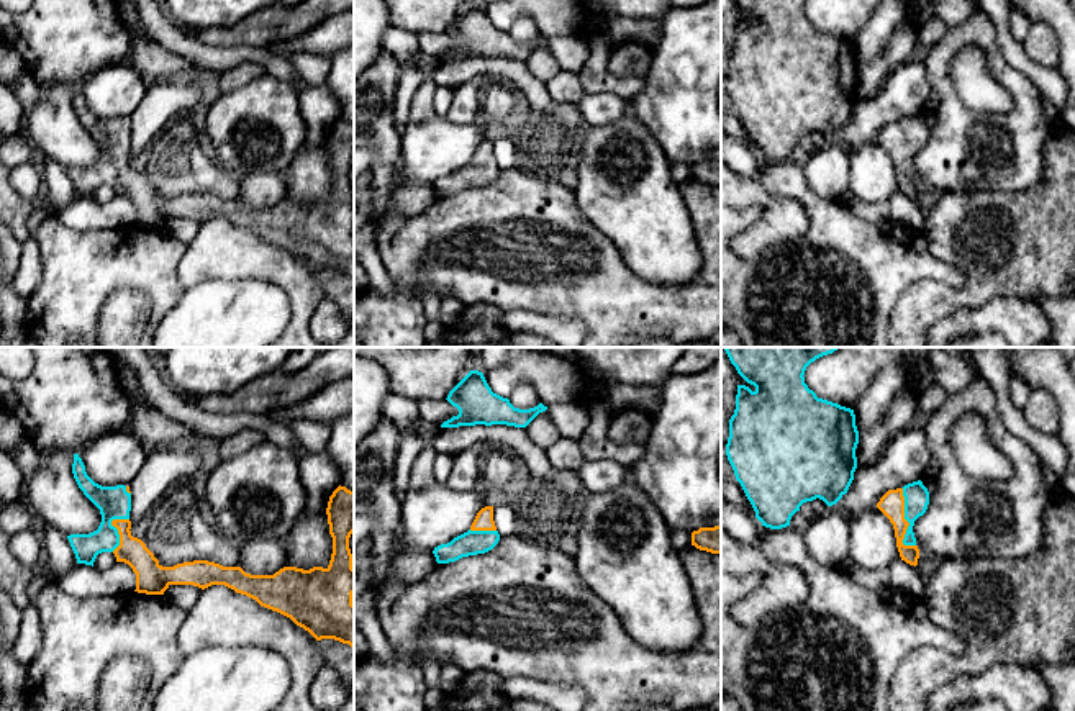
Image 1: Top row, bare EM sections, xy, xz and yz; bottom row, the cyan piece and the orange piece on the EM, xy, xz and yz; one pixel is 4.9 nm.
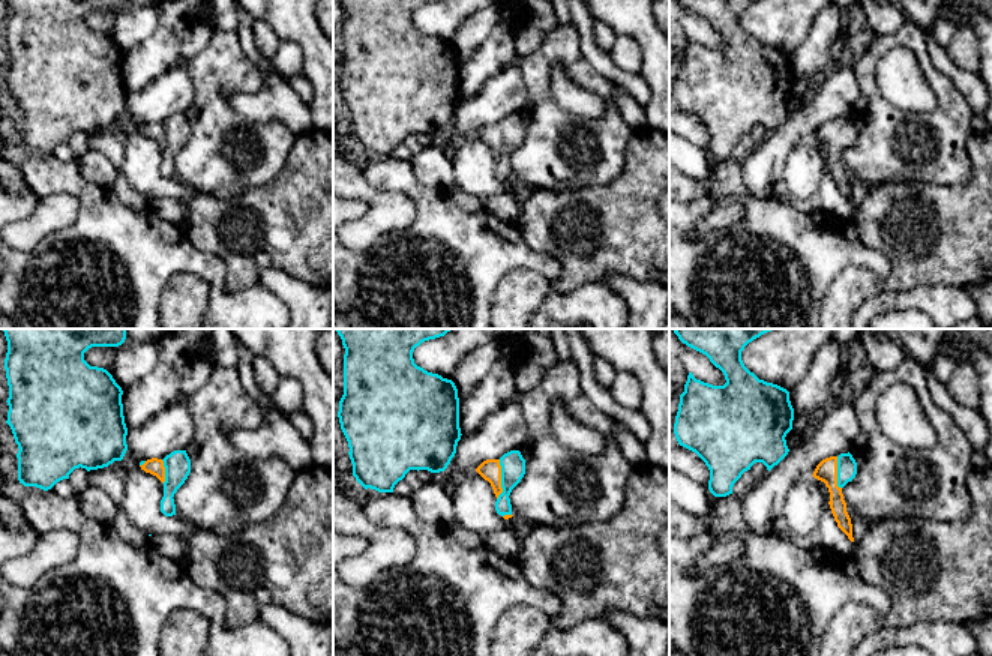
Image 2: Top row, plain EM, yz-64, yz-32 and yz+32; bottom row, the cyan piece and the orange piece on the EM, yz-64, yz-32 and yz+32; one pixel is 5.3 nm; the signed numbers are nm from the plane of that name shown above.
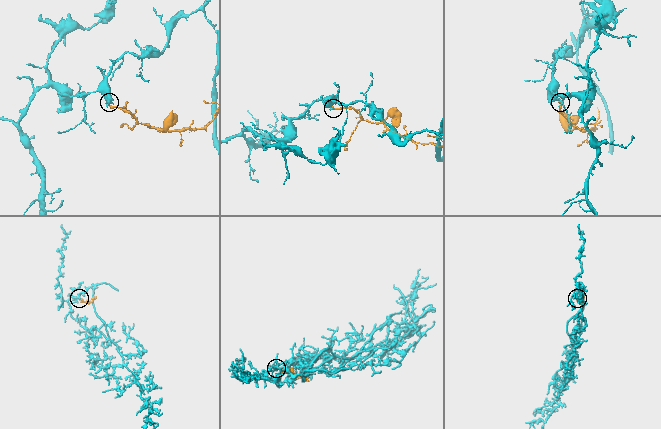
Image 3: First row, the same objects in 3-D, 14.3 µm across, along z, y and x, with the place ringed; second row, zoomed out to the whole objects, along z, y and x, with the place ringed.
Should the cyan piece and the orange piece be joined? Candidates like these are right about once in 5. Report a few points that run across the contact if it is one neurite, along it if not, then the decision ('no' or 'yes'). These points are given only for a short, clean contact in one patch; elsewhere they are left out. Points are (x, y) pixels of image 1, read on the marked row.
line yz (916, 497), (907, 507), (907, 520), (892, 503); yes

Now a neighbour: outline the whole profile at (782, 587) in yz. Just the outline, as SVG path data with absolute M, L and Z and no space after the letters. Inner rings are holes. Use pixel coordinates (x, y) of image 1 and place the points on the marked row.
M723 526L721 572L762 577L762 583L749 596L731 606L733 619L747 627L757 626L765 613L803 605L810 593L808 580L796 567L769 562L759 547L736 541Z

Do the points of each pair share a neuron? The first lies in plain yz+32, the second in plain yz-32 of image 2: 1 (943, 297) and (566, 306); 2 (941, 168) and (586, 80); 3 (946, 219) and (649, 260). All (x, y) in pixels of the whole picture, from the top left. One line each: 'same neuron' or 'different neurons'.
1: same neuron
2: same neuron
3: same neuron

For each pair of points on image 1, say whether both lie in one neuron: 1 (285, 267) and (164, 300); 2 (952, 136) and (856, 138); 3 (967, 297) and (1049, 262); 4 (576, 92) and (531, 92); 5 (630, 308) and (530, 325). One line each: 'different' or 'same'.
1: different
2: different
3: same
4: different
5: different

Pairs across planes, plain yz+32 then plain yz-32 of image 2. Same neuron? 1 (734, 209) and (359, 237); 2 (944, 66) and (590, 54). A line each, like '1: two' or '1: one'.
1: one
2: one

